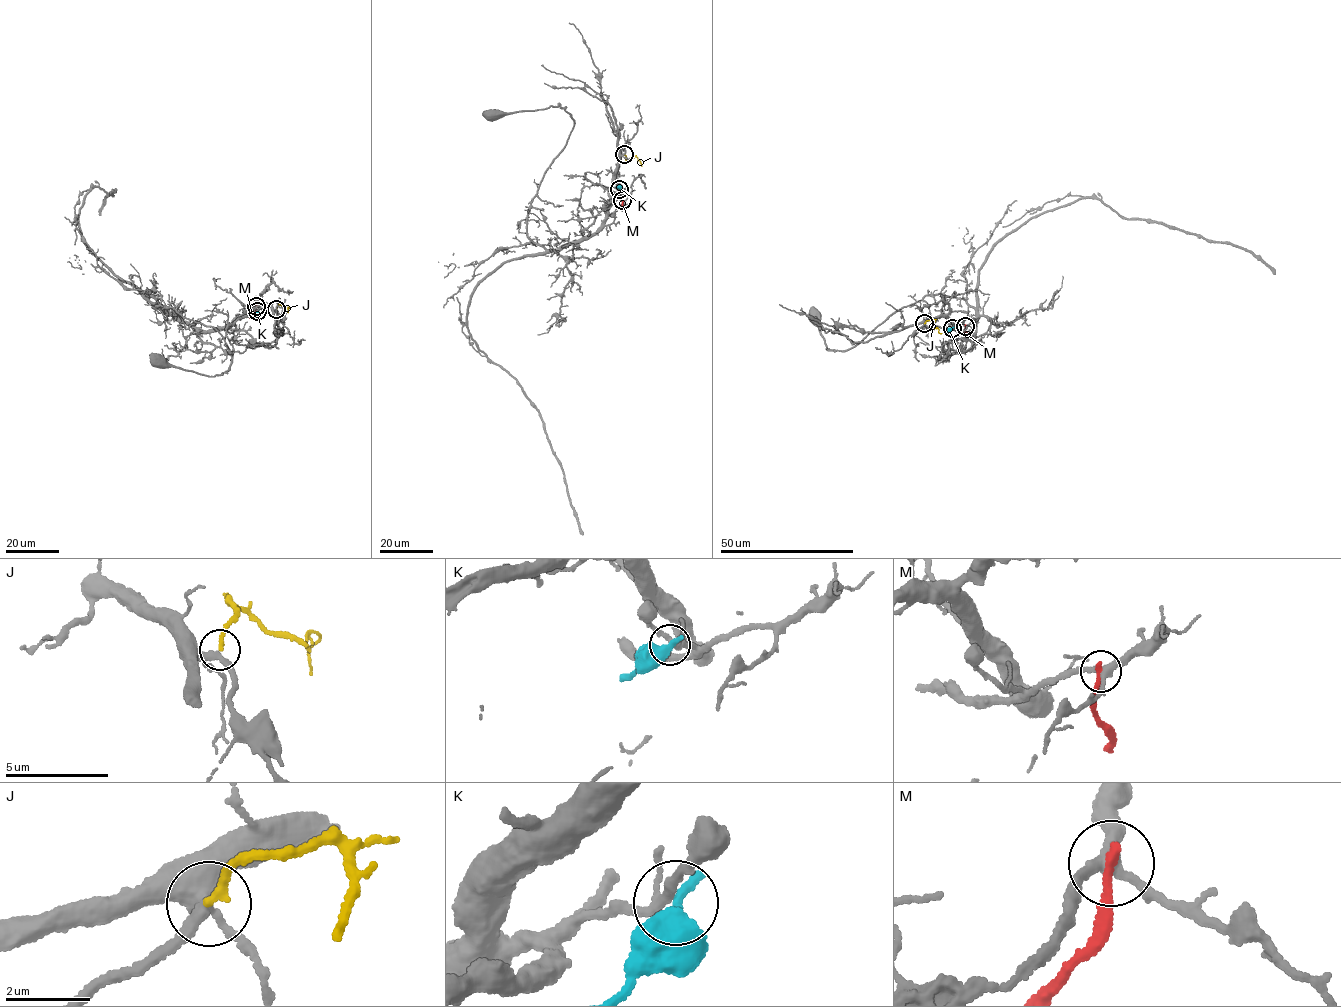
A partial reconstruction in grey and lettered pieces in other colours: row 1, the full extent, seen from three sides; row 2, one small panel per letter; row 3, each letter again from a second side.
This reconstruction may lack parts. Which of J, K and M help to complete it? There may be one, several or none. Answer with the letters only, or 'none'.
J

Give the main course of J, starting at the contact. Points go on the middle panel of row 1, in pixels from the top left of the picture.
J: (623, 154), (630, 160), (635, 156), (642, 166)

